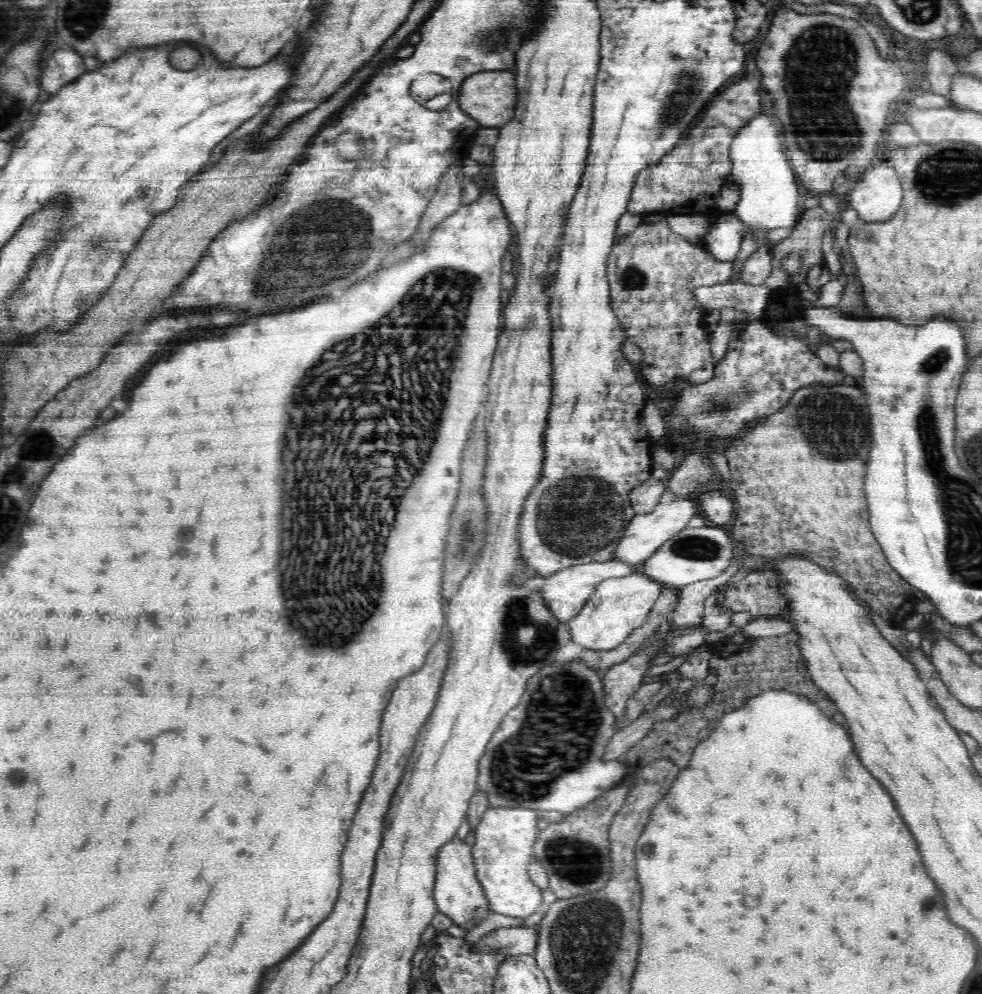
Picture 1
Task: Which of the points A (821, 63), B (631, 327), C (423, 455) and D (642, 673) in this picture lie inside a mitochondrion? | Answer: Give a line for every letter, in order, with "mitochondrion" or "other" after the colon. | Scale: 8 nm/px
A: mitochondrion
B: other
C: other
D: other

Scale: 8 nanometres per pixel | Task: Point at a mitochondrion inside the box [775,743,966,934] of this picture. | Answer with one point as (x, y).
(927, 904)

